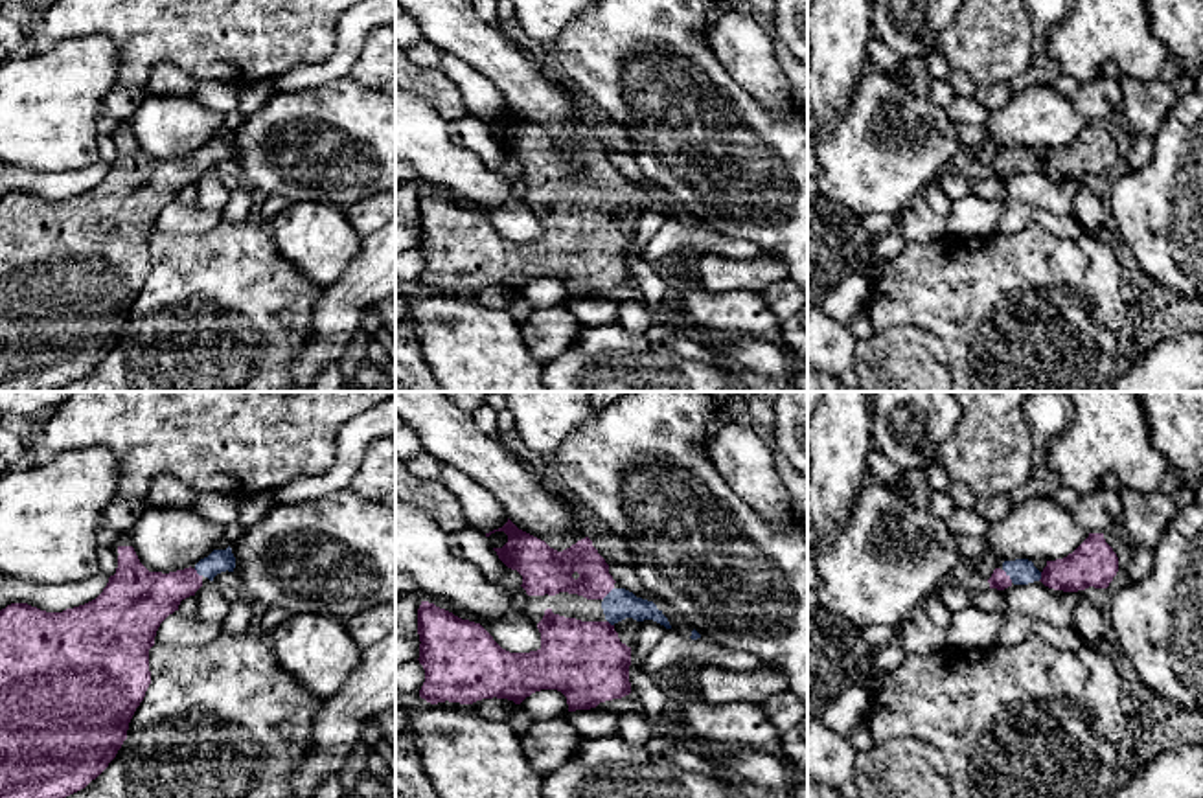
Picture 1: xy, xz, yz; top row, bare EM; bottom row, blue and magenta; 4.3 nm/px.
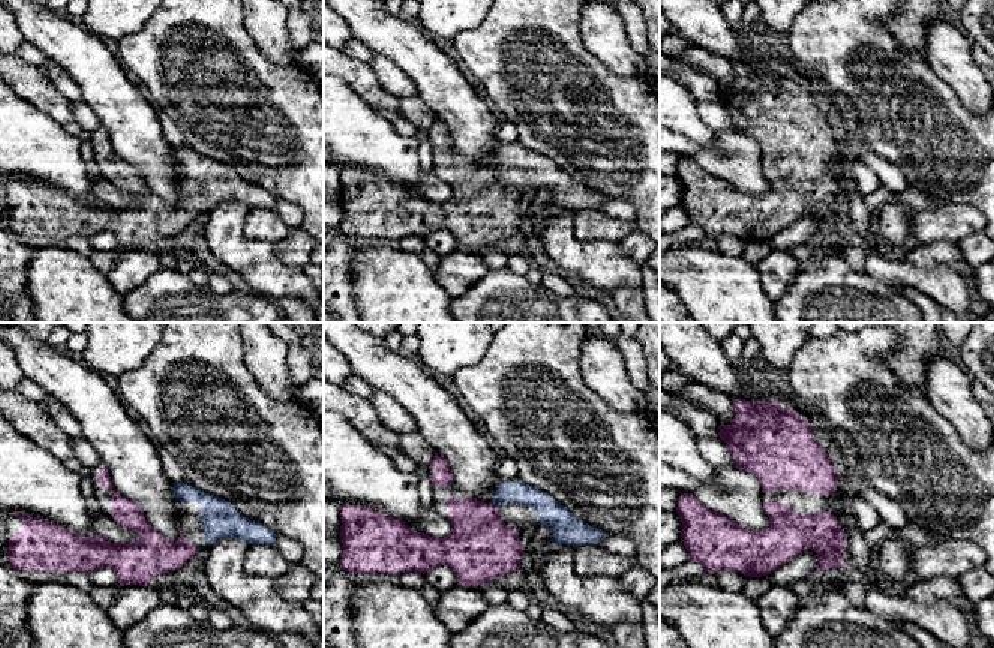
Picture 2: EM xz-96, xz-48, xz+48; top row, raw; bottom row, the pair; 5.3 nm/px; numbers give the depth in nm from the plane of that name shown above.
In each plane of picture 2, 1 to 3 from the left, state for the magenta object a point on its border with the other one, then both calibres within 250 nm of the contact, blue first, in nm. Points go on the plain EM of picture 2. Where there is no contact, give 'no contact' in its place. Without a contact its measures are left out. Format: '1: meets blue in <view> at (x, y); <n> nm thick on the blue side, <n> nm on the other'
1: no contact
2: meets blue in xz-48 at (495, 170); 120 nm thick on the blue side, 360 nm on the other
3: no contact

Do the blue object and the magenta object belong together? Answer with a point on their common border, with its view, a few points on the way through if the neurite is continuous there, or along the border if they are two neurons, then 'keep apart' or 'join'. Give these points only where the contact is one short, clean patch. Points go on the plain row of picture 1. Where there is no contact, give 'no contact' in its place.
meets blue in yz at (1007, 162); runs through yz (1021, 159), (1007, 162), (999, 168); join

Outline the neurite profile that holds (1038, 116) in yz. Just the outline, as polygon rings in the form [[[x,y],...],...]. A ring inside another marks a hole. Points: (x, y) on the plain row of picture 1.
[[[1034,85],[1012,94],[1010,101],[990,110],[988,131],[1001,149],[1056,149],[1072,142],[1089,120],[1072,99],[1050,85]]]

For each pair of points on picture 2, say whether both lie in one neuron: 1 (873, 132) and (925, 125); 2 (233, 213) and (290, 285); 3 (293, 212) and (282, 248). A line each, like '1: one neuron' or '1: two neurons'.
1: one neuron
2: one neuron
3: two neurons

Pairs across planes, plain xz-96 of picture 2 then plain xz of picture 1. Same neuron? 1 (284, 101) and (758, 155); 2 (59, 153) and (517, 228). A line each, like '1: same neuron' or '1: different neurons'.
1: same neuron
2: different neurons

